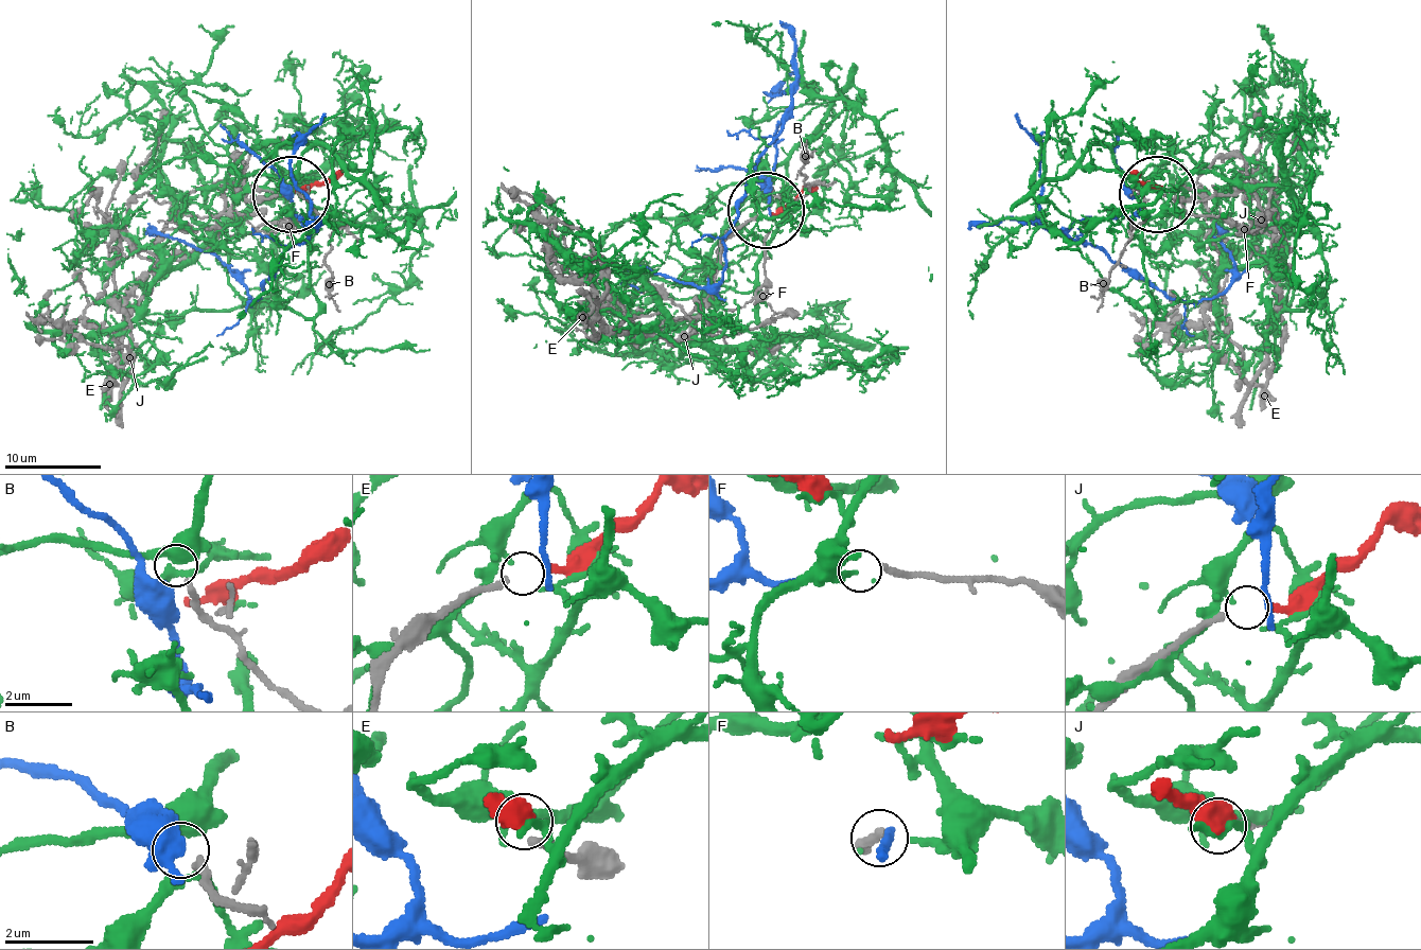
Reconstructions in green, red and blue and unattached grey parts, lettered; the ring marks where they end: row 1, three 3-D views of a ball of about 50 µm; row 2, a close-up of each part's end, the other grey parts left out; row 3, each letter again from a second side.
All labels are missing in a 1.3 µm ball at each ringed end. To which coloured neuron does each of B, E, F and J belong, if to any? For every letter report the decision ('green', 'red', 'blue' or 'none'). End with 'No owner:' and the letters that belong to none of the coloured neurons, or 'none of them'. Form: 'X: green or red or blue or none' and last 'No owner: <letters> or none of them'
B: none
E: red
F: blue
J: none
No owner: B, J

